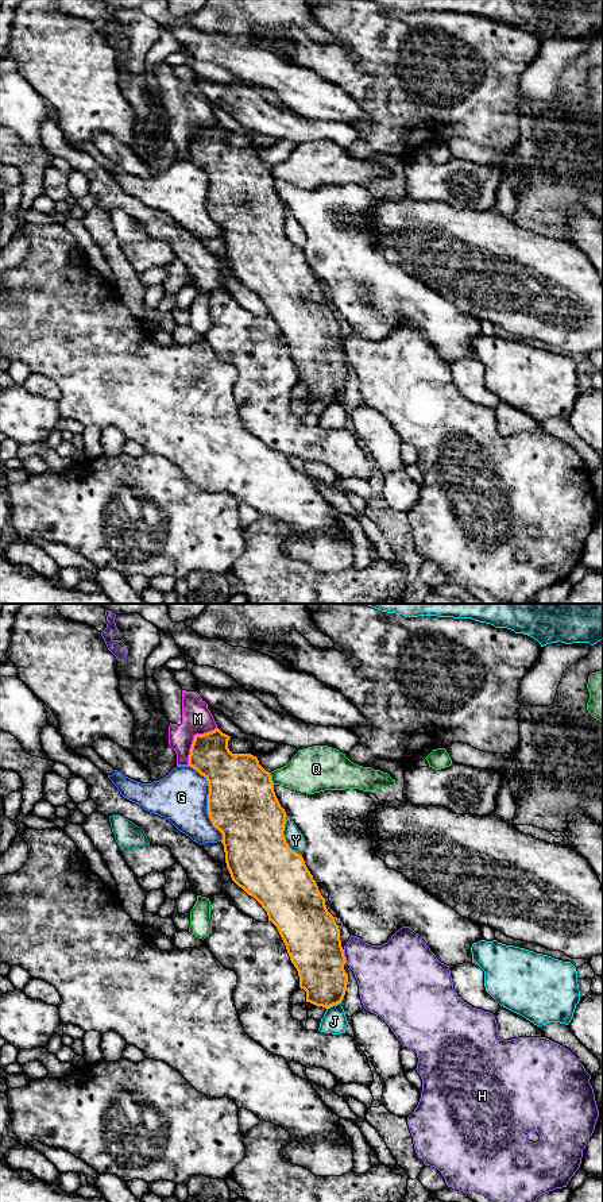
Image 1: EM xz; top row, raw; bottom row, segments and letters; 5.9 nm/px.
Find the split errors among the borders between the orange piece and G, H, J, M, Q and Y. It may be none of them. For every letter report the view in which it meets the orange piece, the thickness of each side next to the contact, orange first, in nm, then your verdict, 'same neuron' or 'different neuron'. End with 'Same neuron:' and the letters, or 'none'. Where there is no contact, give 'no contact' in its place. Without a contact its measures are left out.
G: xz | 420/320 nm | different neuron
H: xz | 340/320 nm | different neuron
J: xz | 280/140 nm | different neuron
M: xz | 240/180 nm | different neuron
Q: xz | 420/280 nm | different neuron
Y: xz | 400/110 nm | different neuron
Same neuron: none

